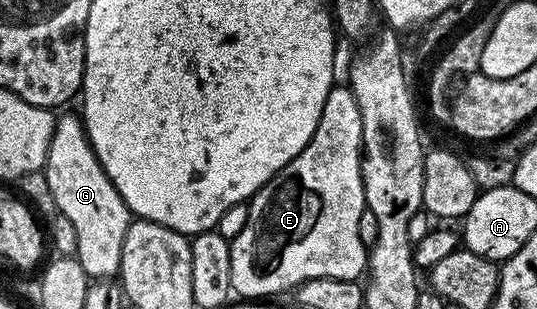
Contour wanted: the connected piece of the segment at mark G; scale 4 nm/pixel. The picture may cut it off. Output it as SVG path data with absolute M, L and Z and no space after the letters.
M77 112L66 113L55 120L44 172L48 188L52 190L52 195L56 195L58 213L67 216L76 229L76 259L84 267L87 278L113 278L122 262L124 235L132 214L98 162L90 138L86 136L86 126Z

